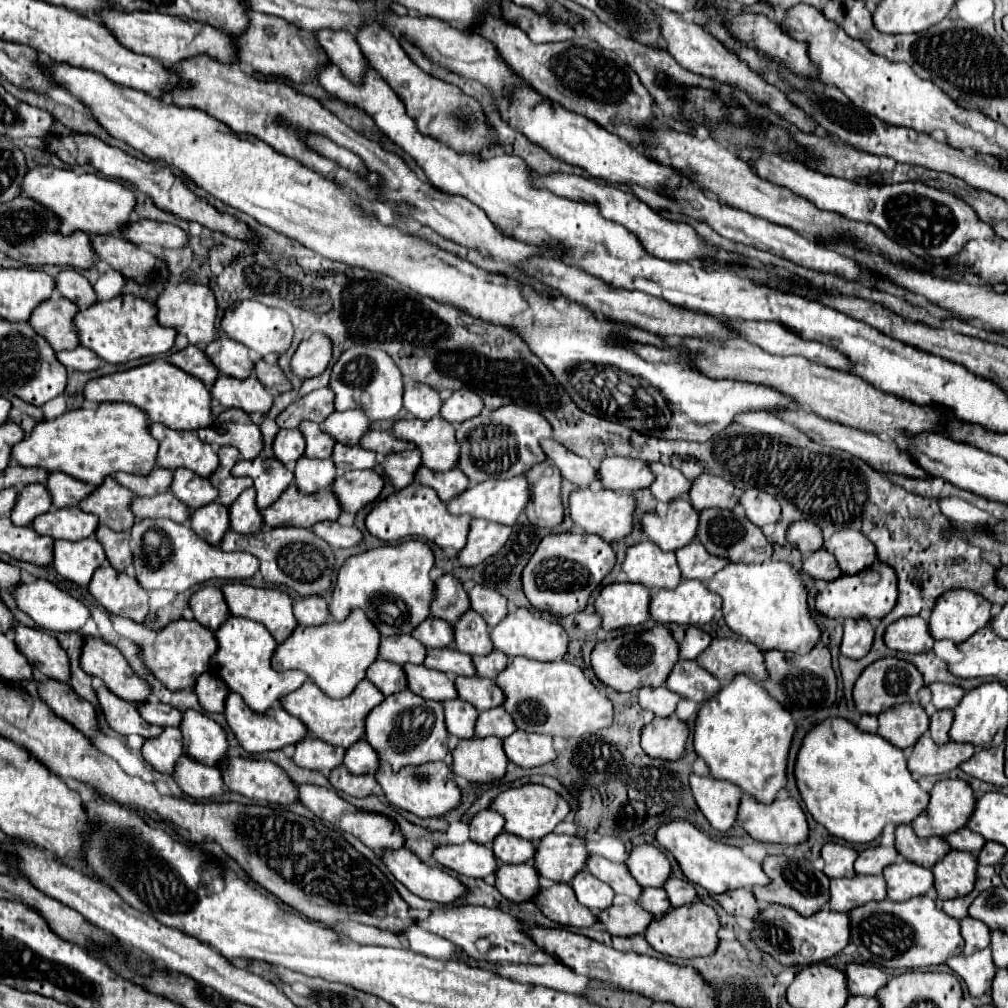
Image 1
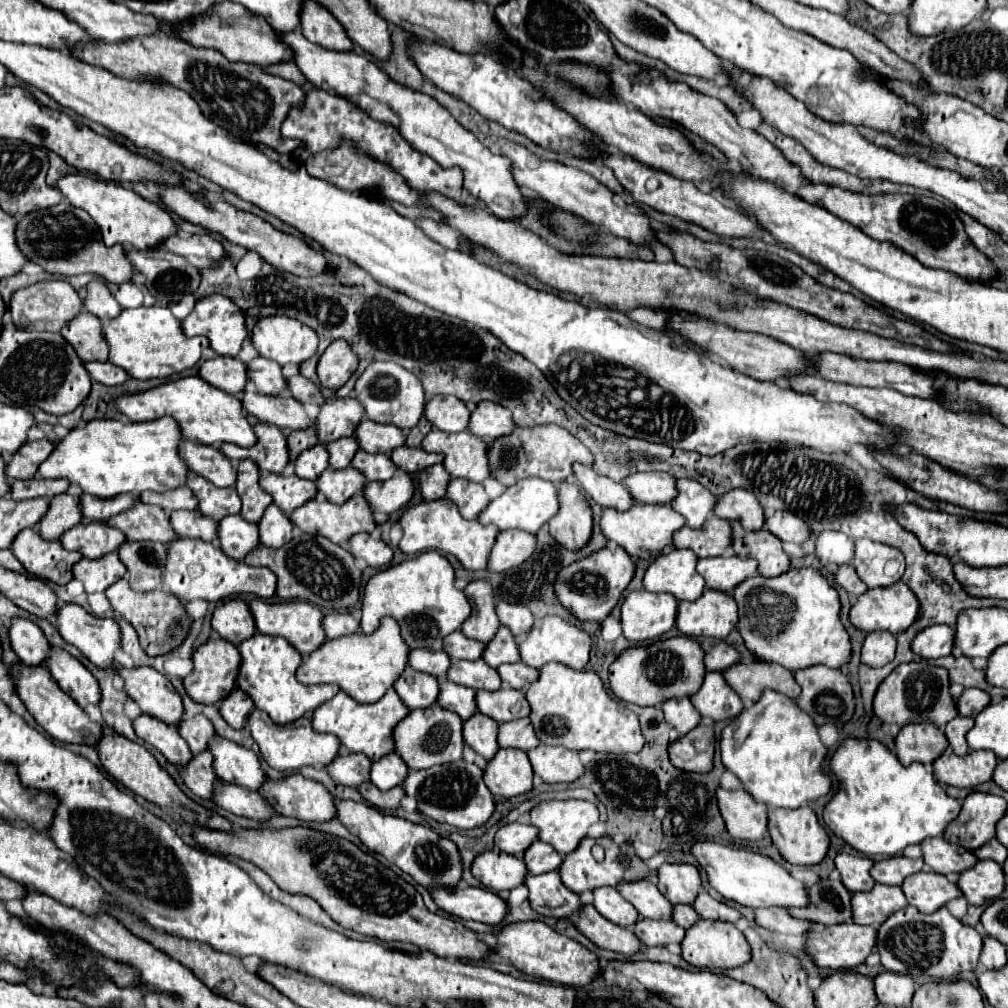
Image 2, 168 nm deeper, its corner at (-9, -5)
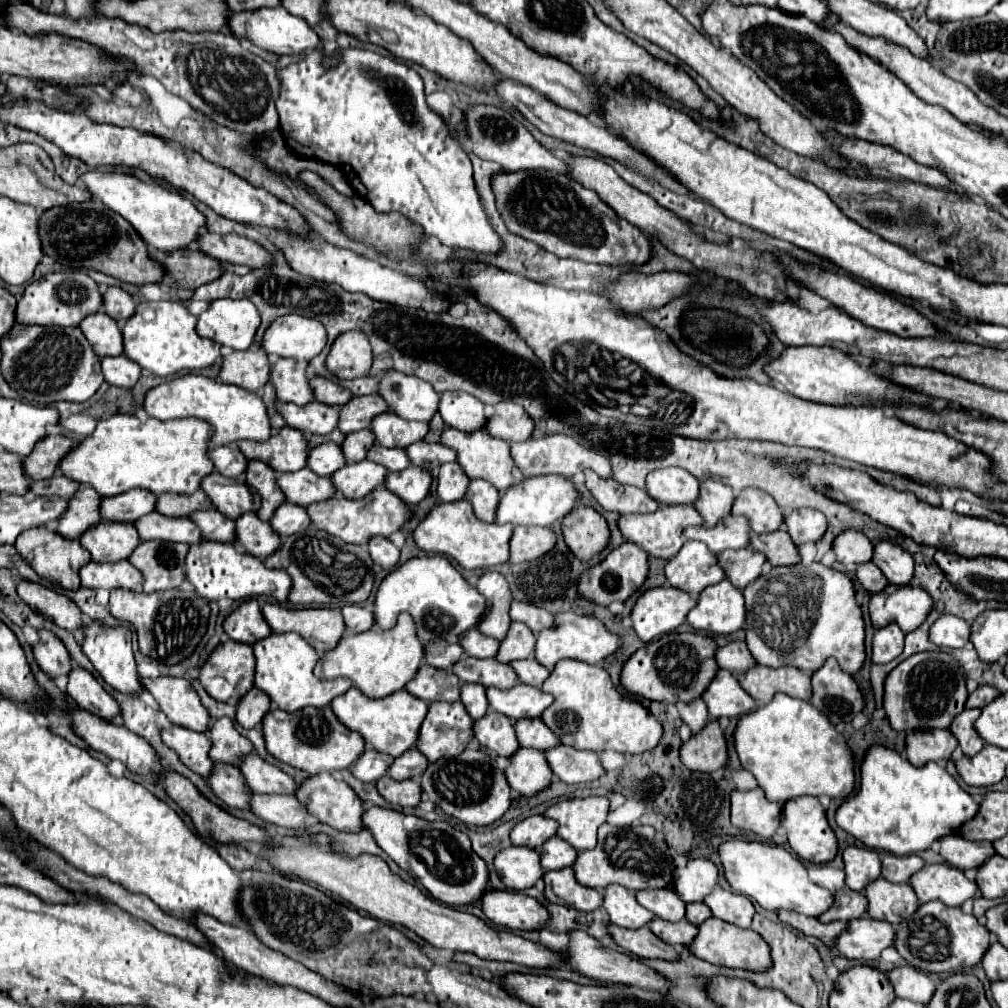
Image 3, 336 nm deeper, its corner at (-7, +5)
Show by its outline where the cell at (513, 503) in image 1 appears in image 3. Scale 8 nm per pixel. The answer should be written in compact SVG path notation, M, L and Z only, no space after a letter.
M550 474L550 476L526 478L510 486L510 490L502 494L496 510L496 522L512 526L552 526L554 522L560 522L566 514L570 514L576 498L578 490L564 476Z

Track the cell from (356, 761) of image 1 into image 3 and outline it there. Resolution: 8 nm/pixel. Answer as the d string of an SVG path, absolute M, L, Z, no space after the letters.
M412 748L406 754L402 754L402 758L396 758L394 766L390 766L390 776L394 780L418 778L418 776L424 774L426 768L428 768L426 756L418 748Z

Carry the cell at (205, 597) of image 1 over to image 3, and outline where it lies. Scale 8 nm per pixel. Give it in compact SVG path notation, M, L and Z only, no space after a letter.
M250 600L250 602L244 602L242 606L238 606L224 620L224 632L236 642L254 644L262 638L268 638L272 634L272 628L264 620L258 602Z

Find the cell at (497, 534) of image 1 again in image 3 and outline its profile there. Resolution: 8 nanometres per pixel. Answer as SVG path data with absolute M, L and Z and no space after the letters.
M518 526L514 528L514 536L510 540L510 564L530 562L544 554L548 554L556 544L556 534L550 528L530 528Z

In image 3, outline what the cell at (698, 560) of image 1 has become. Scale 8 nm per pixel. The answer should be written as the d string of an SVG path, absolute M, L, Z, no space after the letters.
M752 548L726 550L718 558L726 570L726 578L738 588L746 588L750 582L754 582L766 564L766 556Z

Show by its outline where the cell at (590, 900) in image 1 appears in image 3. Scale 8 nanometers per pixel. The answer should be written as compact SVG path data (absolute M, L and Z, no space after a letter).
M608 886L604 890L604 908L610 914L610 920L620 928L638 930L654 920L654 914L636 902L634 892L622 886Z

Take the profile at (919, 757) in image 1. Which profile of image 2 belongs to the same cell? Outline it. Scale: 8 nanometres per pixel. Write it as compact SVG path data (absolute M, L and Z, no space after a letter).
M946 750L934 760L932 766L940 784L972 788L992 778L996 762L996 754L988 750L968 750L964 756L956 756L952 750Z

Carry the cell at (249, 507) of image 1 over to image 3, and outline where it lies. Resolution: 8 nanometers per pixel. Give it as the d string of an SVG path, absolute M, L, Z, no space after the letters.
M284 502L276 512L274 512L274 518L270 520L270 524L274 526L274 530L280 534L280 536L290 536L290 534L296 534L296 532L302 532L310 526L310 516L306 512L306 508L302 506L294 506L290 502Z

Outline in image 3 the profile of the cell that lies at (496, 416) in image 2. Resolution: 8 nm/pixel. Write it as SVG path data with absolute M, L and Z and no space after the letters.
M500 402L494 406L494 414L488 420L488 434L506 442L524 442L534 432L534 420L530 414L512 402Z

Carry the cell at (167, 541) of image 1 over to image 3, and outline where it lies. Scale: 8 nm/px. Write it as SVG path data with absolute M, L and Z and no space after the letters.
M210 540L190 546L190 552L186 556L186 576L196 586L198 596L208 602L220 598L250 600L258 596L272 596L274 600L284 604L292 588L292 578L284 570L268 570L262 560L246 554L236 544L222 544Z

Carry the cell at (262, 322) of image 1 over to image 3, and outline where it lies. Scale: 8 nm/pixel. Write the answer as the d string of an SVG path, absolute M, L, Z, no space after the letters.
M288 314L276 318L264 334L262 346L270 356L278 358L292 358L292 360L306 360L310 362L318 356L328 342L328 334L324 326L306 316Z

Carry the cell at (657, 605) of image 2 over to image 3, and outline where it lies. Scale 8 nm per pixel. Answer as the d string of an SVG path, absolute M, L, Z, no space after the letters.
M658 586L638 598L630 616L632 626L640 640L648 644L674 632L694 606L696 600L690 594L672 586Z

